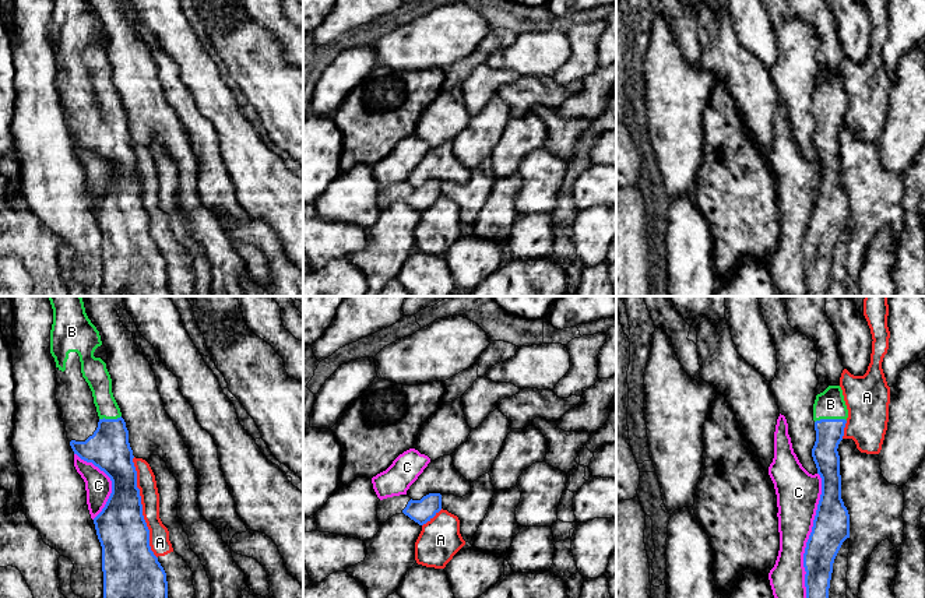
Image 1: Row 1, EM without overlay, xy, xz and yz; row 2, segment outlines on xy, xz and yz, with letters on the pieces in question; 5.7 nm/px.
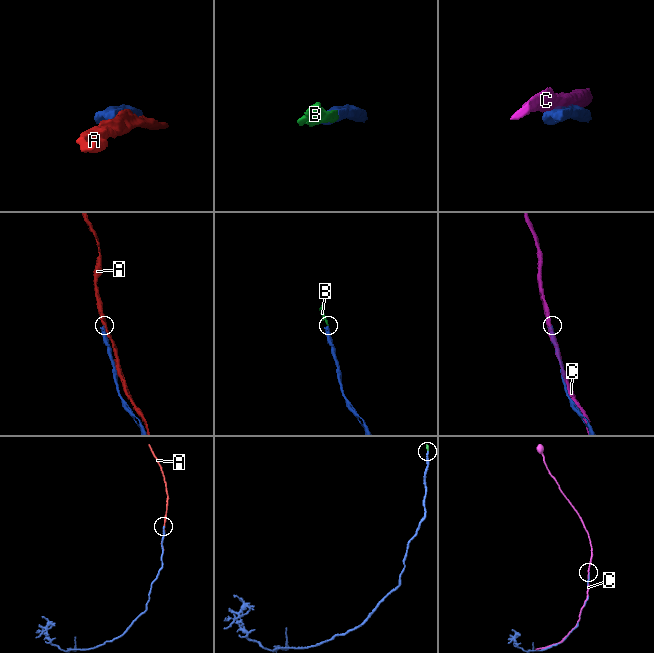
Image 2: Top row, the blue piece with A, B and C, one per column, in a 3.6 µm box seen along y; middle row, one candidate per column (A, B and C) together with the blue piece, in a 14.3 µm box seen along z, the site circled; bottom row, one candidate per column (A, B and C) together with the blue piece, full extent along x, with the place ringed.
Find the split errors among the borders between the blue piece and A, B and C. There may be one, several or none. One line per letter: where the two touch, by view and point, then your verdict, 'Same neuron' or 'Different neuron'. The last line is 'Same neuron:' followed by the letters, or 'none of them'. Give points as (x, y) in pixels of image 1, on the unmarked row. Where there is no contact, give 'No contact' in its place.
A: Touches blue at xy (141, 194). Different neuron
B: Touches blue at yz (830, 106). Same neuron
C: Touches blue at yz (808, 228). Different neuron
Same neuron: B

